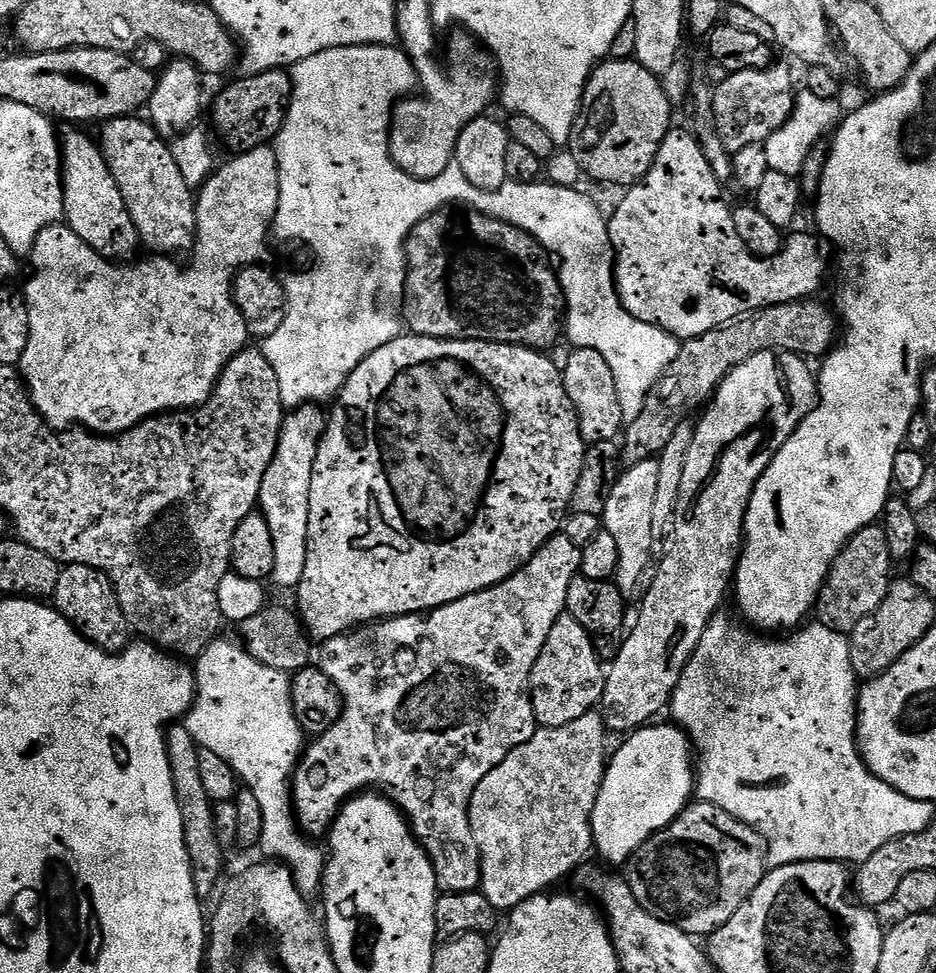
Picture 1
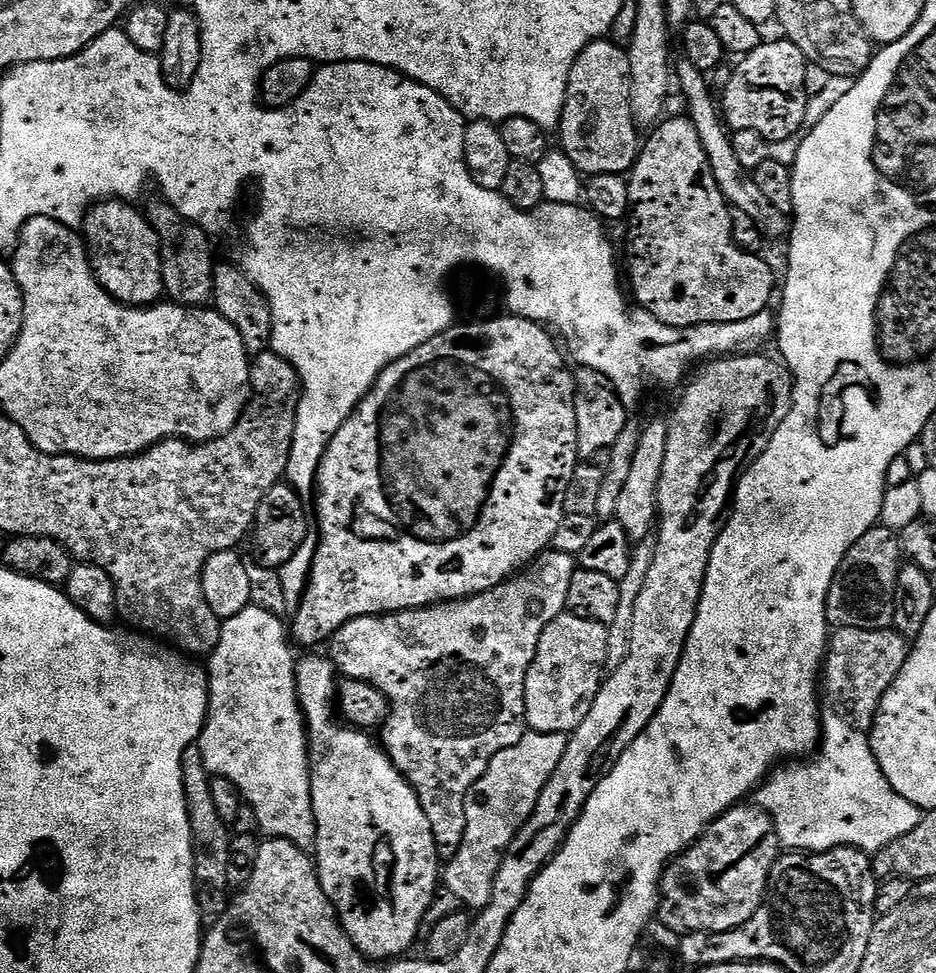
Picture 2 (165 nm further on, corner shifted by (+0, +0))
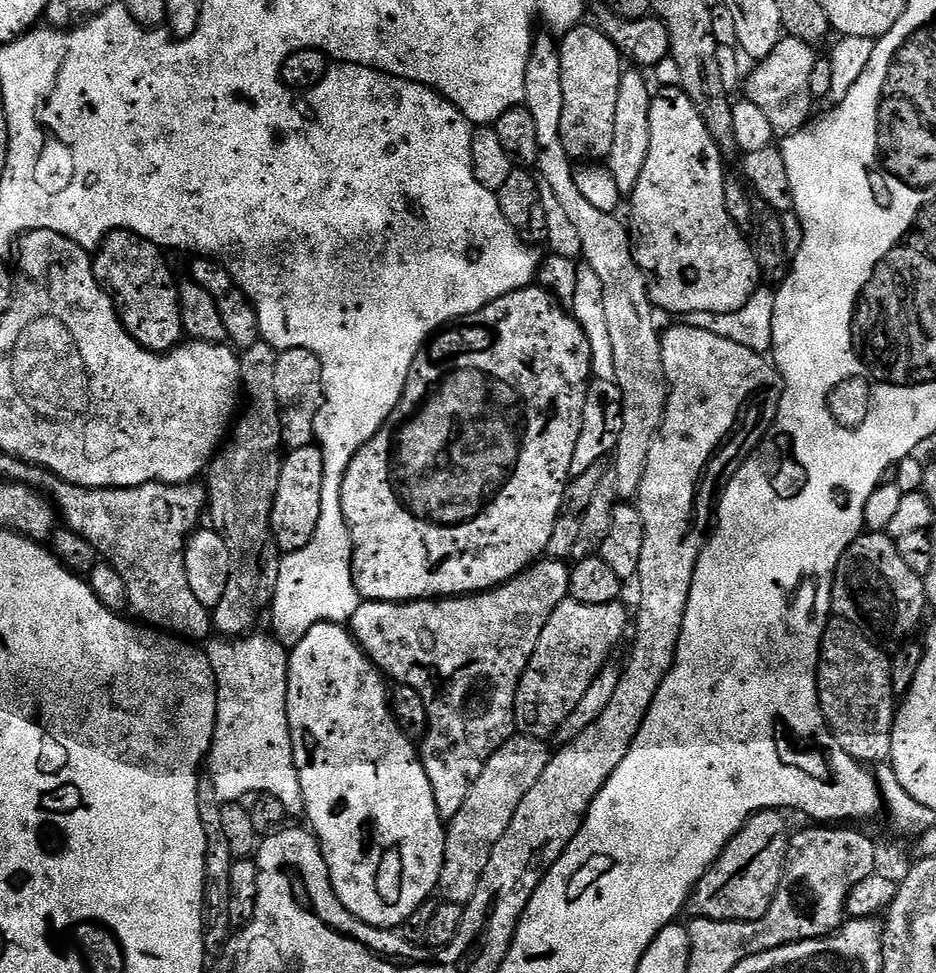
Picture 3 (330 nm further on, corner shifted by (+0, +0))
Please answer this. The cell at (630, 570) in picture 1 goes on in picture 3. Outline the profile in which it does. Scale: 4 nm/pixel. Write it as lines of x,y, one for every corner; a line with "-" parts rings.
537,35
532,42
530,62
526,66
526,90
524,91
523,107
530,110
534,118
534,131
538,133
538,162
535,171
539,179
545,180
554,190
558,204
566,210
566,216
578,230
581,239
581,250
587,267
598,274
598,282
602,282
602,310
606,310
606,326
610,329
610,347
614,349
614,380
622,390
622,438
618,438
618,446
614,453
616,461
610,464
610,472
616,475
614,491
621,501
635,501
638,490
642,486
642,474
646,474
646,458
650,458
650,446
654,446
654,438
664,421
664,411
668,405
668,379
664,373
662,362
662,346
660,345
661,329
656,329
656,320
652,317
654,305
648,294
648,281
644,271
638,266
634,251
634,240
629,229
624,228
611,212
597,210
591,202
578,190
578,182
574,182
576,168
574,162
566,154
566,146
562,146
562,66
560,65
560,46
555,35

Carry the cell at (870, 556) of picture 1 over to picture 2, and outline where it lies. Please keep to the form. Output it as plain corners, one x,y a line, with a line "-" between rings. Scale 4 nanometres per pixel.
872,528
842,558
828,591
828,623
841,628
878,630
896,623
896,587
902,567
900,537
893,528

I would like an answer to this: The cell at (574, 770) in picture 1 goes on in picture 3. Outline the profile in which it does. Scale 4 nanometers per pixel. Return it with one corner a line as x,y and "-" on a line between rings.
511,736
488,759
486,766
482,766
482,774
474,778
470,794
466,794
466,802
462,802
462,810
447,821
444,833
444,861
438,892
444,895
441,897
447,903
466,906
474,898
474,890
478,890
486,862
490,862
490,854
494,846
498,846
498,838
506,834
506,826
510,826
514,810
518,810
518,802
530,794
534,782
538,782
538,778
542,778
542,770
546,770
550,759
548,746
533,736

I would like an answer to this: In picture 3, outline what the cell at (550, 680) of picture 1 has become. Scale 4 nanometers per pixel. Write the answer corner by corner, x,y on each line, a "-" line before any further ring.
574,599
561,602
550,614
550,622
542,630
542,638
538,638
538,646
534,646
534,654
526,666
516,691
516,731
521,736
533,736
542,741
555,737
558,726
566,722
566,717
574,711
574,706
582,702
586,690
590,690
590,682
598,678
605,664
613,659
612,651
620,644
624,631
630,628
630,612
623,608
623,603
590,606

